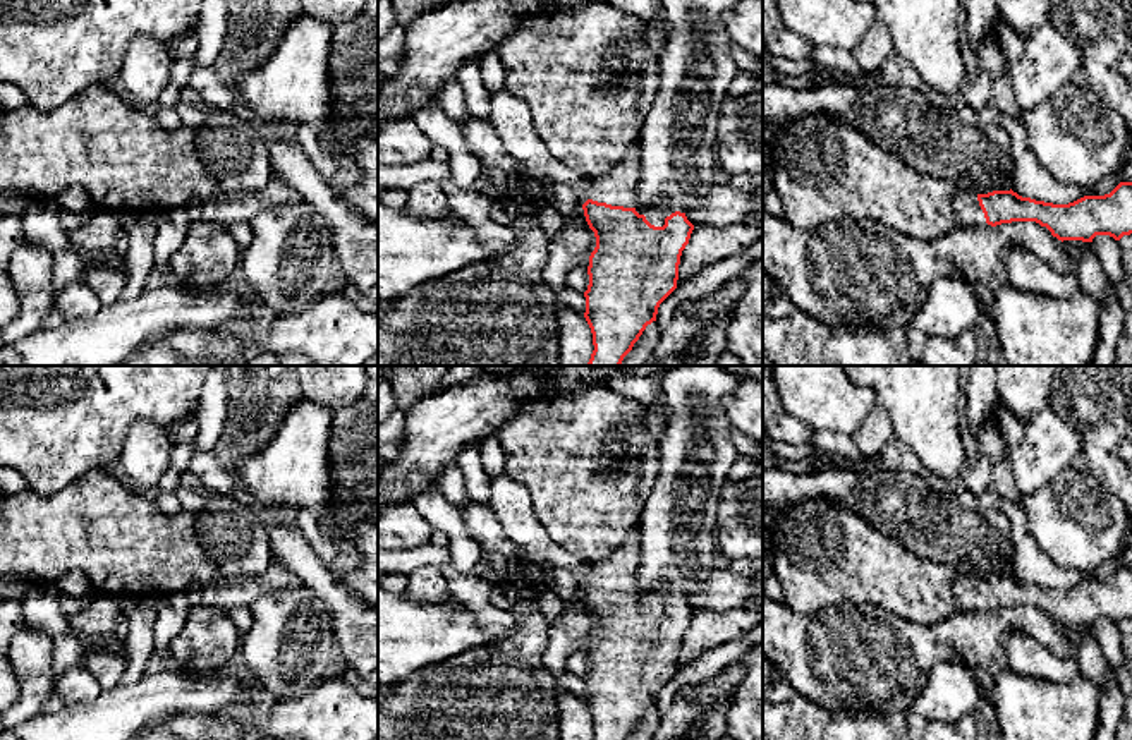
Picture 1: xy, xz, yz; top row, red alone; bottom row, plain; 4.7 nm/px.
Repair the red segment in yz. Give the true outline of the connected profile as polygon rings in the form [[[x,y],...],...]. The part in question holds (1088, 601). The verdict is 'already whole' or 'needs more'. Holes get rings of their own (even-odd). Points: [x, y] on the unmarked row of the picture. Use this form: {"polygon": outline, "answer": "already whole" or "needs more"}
{"polygon": [[[1120,567],[1110,579],[1084,580],[1068,589],[1022,582],[1012,573],[988,579],[957,577],[953,594],[962,611],[1036,606],[1062,627],[1092,627],[1096,620],[1120,625],[1132,618],[1132,567]]], "answer": "needs more"}

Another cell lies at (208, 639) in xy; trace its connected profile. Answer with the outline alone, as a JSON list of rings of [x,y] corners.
[[[192,604],[168,652],[184,670],[211,671],[220,670],[235,656],[240,639],[225,611]]]

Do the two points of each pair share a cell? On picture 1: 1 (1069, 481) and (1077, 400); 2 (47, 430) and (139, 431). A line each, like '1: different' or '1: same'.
1: different
2: different

